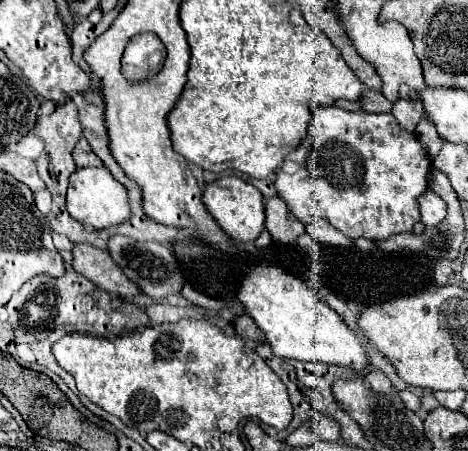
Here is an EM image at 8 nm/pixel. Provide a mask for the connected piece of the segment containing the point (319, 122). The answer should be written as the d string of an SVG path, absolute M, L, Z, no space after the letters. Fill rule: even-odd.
M325 106L325 108L317 108L315 110L315 116L313 120L309 122L309 134L305 136L305 140L299 144L297 150L293 150L283 166L277 170L277 178L275 178L275 186L277 186L277 192L279 196L289 204L289 210L305 224L317 220L317 218L323 218L327 220L331 226L335 226L339 232L343 232L345 236L349 238L367 238L367 240L385 240L389 238L391 234L401 234L401 232L411 232L413 224L421 220L419 216L419 204L417 204L417 198L427 190L427 176L429 176L429 166L431 166L431 158L427 156L427 152L423 150L421 142L417 140L417 136L413 132L407 132L407 130L401 130L397 120L393 118L393 114L367 114L367 112L347 112L347 110L341 110L341 108L335 108L335 106Z

